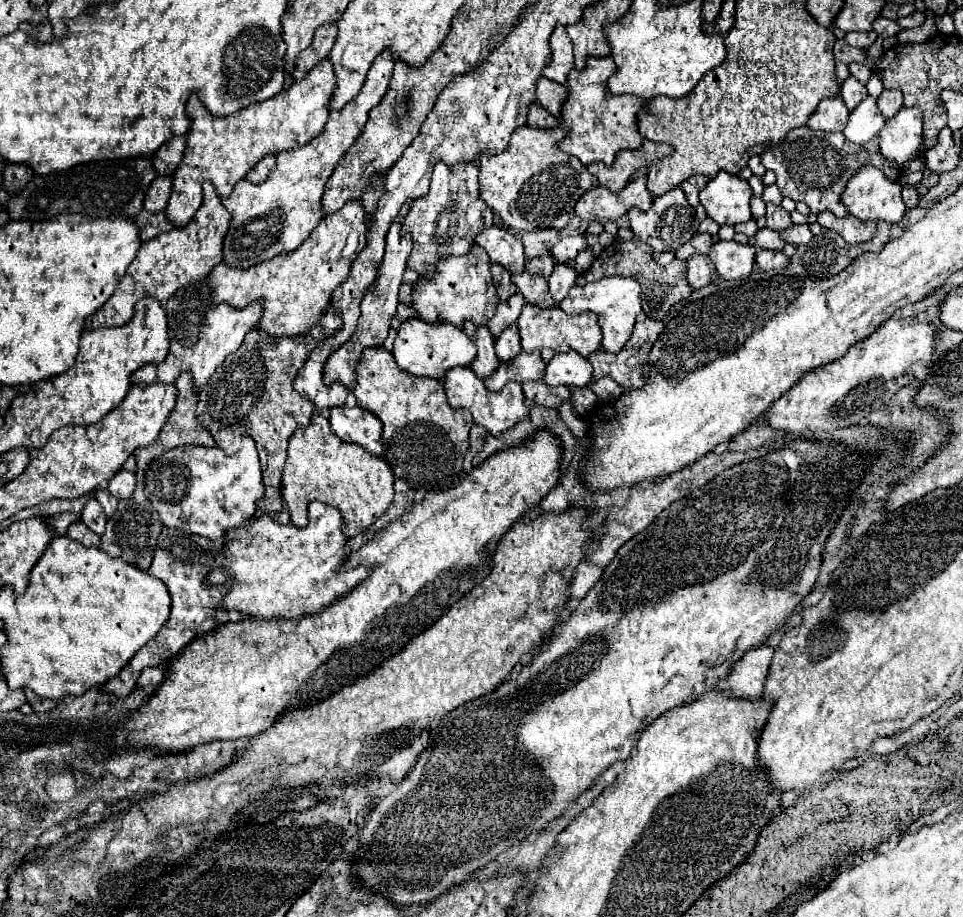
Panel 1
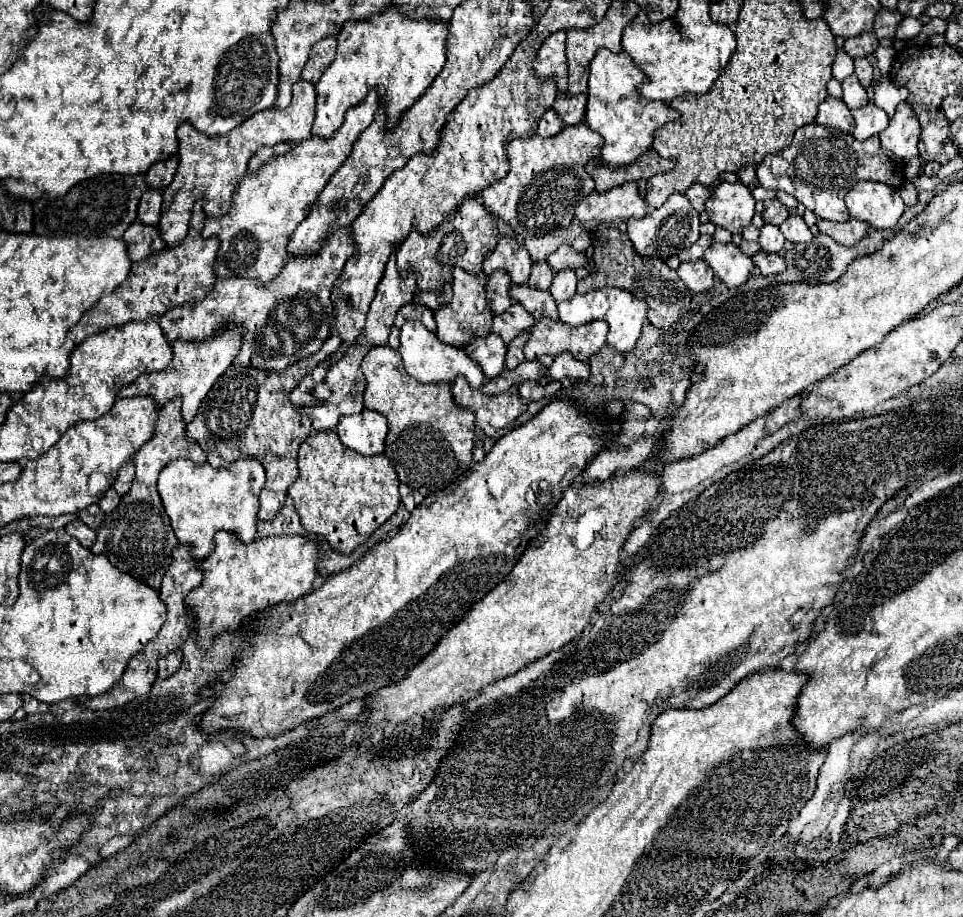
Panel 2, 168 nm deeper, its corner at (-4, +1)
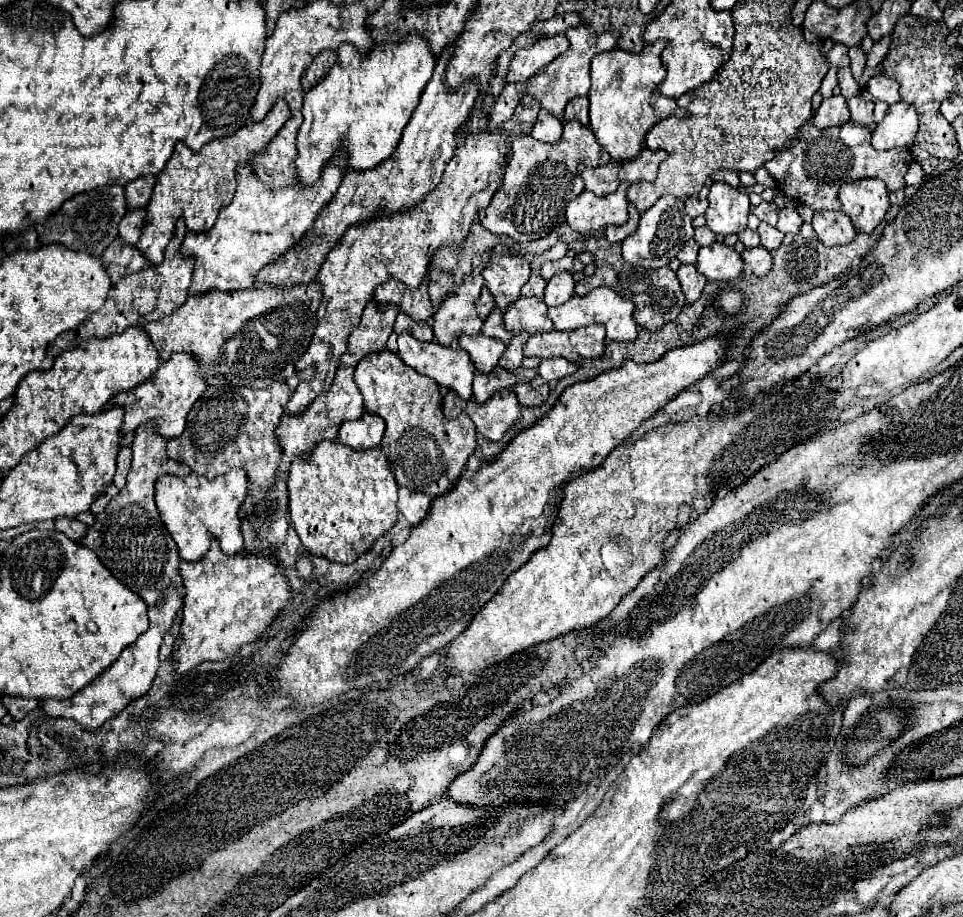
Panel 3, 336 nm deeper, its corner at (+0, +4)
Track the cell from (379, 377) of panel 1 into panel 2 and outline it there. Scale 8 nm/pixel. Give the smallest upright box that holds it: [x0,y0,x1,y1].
[361,346,475,496]

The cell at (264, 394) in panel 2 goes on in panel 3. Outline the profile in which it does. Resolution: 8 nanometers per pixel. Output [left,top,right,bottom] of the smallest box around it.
[167,377,299,519]

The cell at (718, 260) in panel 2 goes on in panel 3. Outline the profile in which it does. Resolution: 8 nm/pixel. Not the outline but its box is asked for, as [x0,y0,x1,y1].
[697,241,743,281]

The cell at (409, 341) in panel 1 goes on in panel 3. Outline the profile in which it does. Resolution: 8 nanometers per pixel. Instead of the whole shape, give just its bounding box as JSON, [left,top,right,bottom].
[399,333,475,399]

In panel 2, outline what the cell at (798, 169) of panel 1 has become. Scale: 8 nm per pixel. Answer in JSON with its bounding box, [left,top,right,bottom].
[757,124,905,222]

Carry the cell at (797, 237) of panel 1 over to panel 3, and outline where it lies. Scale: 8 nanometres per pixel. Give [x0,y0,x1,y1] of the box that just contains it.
[777,207,803,235]

